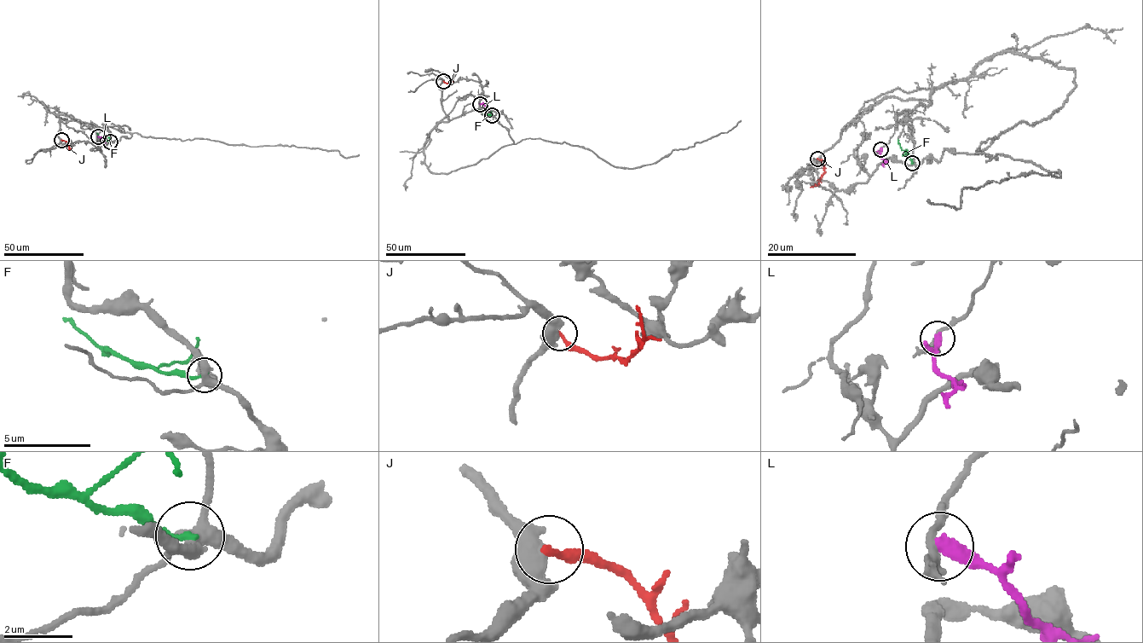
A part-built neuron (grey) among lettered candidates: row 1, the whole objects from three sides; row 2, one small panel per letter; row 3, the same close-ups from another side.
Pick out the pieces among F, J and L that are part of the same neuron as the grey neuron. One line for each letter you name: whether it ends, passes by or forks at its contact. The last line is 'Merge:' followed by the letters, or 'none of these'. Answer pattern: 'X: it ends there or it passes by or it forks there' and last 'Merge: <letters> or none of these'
Merge: none of these

